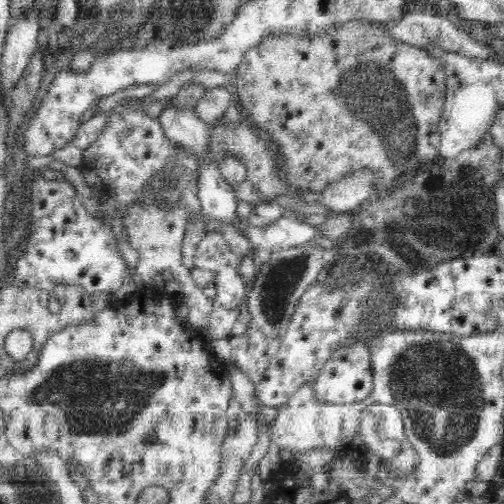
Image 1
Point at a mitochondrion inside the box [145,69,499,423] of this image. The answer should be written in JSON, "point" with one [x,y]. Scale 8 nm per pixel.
{"point":[451,216]}

